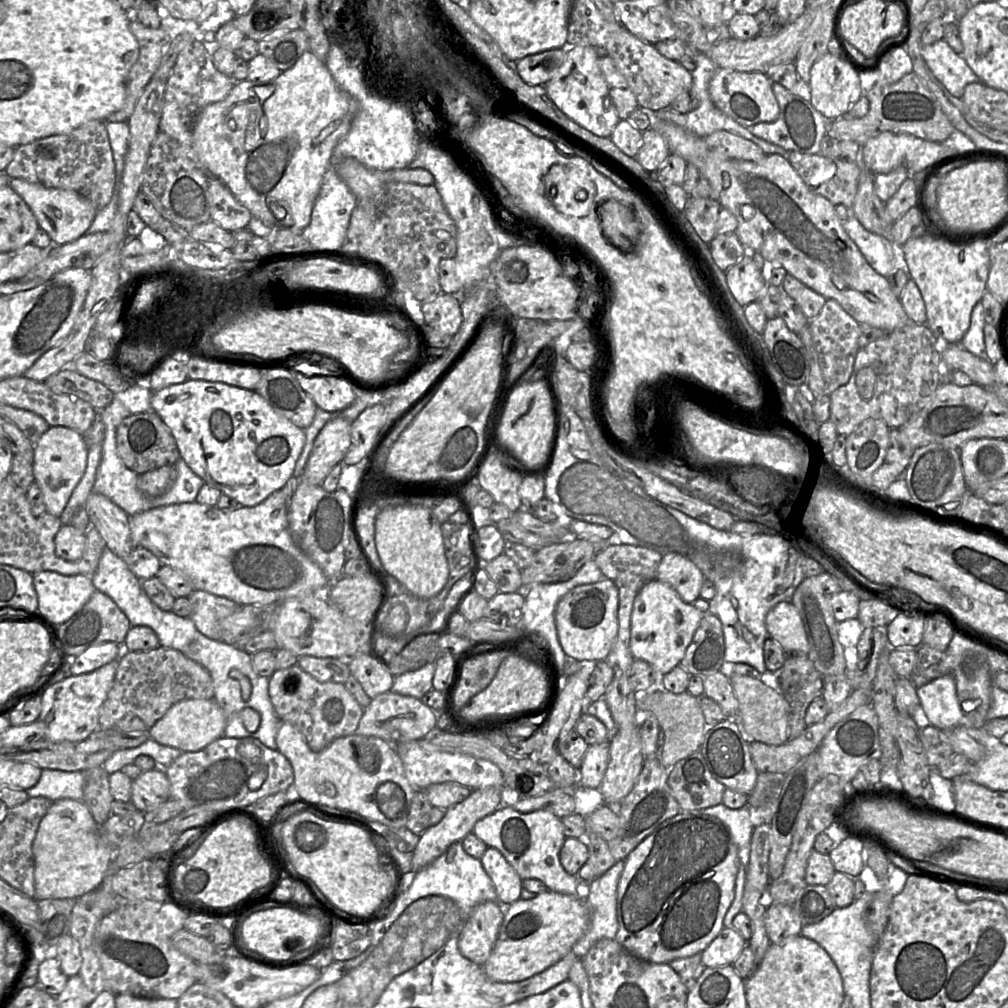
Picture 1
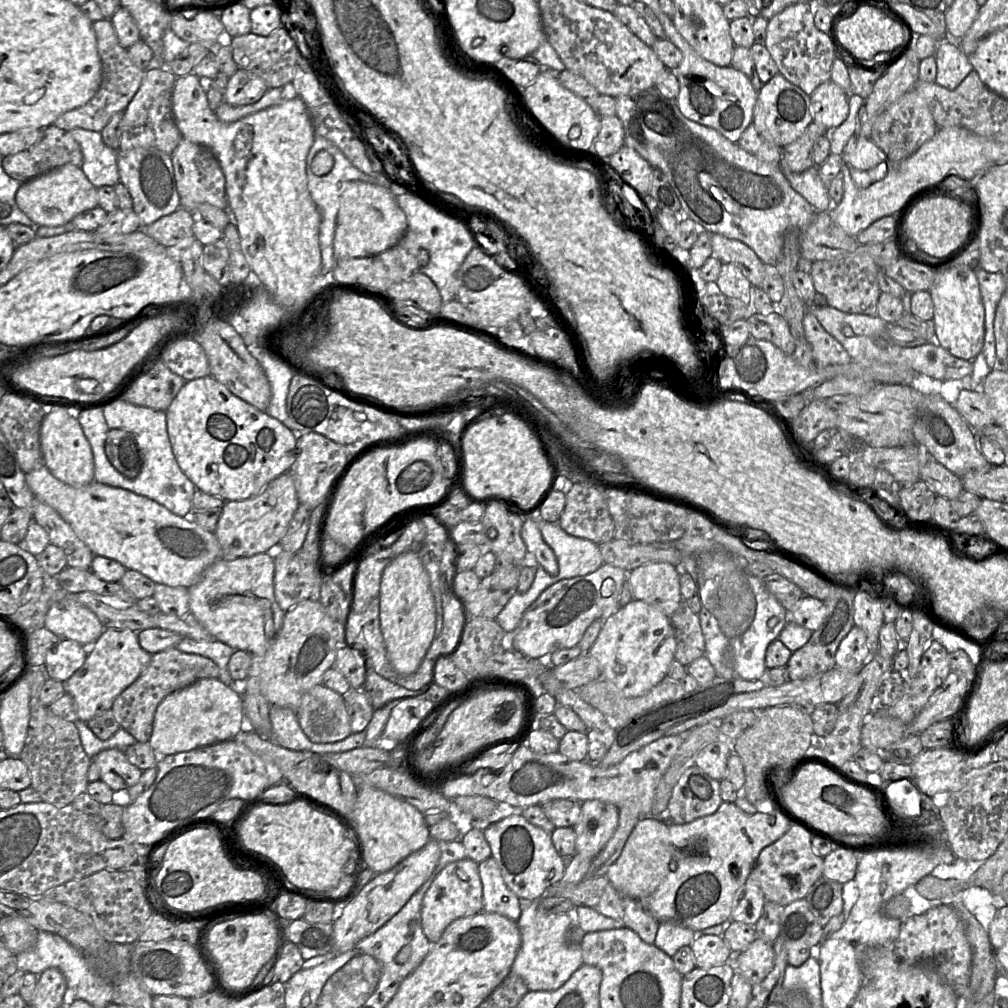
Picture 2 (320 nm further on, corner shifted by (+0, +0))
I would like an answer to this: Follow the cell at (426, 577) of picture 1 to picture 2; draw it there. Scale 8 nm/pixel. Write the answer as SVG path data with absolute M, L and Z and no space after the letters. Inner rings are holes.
M417 552L394 558L383 570L379 592L380 627L388 660L402 676L413 674L435 639L436 609L429 576Z

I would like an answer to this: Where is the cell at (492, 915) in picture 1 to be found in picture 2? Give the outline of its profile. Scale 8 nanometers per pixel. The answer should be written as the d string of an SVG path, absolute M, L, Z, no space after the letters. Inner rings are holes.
M468 858L449 863L425 893L421 910L422 928L431 943L436 943L456 919L483 911L483 888L478 865L479 863Z

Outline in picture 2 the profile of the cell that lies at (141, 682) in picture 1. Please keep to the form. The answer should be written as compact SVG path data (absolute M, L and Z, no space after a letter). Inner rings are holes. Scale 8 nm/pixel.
M172 647L151 656L147 669L117 696L111 709L122 729L138 742L147 743L152 734L156 709L166 696L200 679L218 677L219 668L211 659L198 654L184 653Z

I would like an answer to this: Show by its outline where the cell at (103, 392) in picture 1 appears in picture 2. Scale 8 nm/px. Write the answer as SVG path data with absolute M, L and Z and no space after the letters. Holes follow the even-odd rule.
M110 429L105 441L105 453L113 467L125 477L134 479L139 475L144 459L133 433Z

